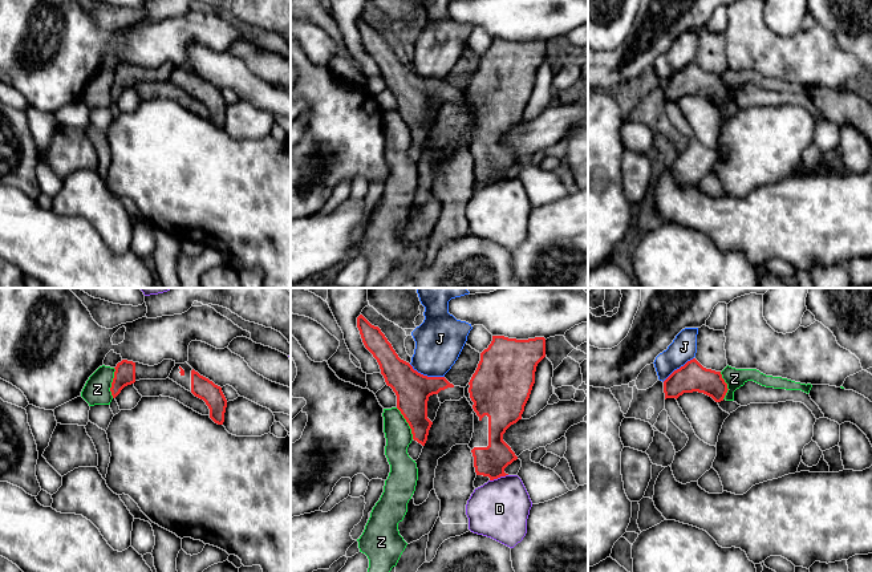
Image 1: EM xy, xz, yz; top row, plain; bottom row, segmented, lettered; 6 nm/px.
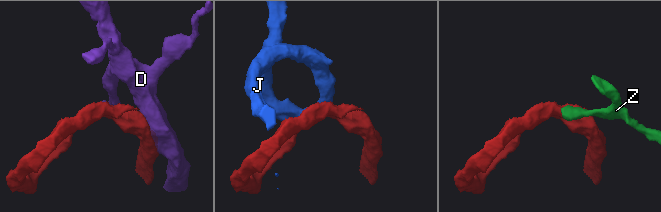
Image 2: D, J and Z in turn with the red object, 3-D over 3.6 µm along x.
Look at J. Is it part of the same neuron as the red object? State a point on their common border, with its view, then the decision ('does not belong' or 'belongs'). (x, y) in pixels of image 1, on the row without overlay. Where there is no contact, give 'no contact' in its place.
xz (426, 78) | does not belong

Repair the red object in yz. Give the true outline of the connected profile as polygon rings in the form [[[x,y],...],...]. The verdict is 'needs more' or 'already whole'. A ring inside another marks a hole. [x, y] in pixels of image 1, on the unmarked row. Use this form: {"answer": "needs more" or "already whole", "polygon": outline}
{"answer": "already whole", "polygon": [[[695,61],[674,73],[664,84],[665,102],[677,102],[684,96],[698,94],[711,100],[715,105],[721,105],[727,93],[727,86],[721,74],[703,70]]]}

